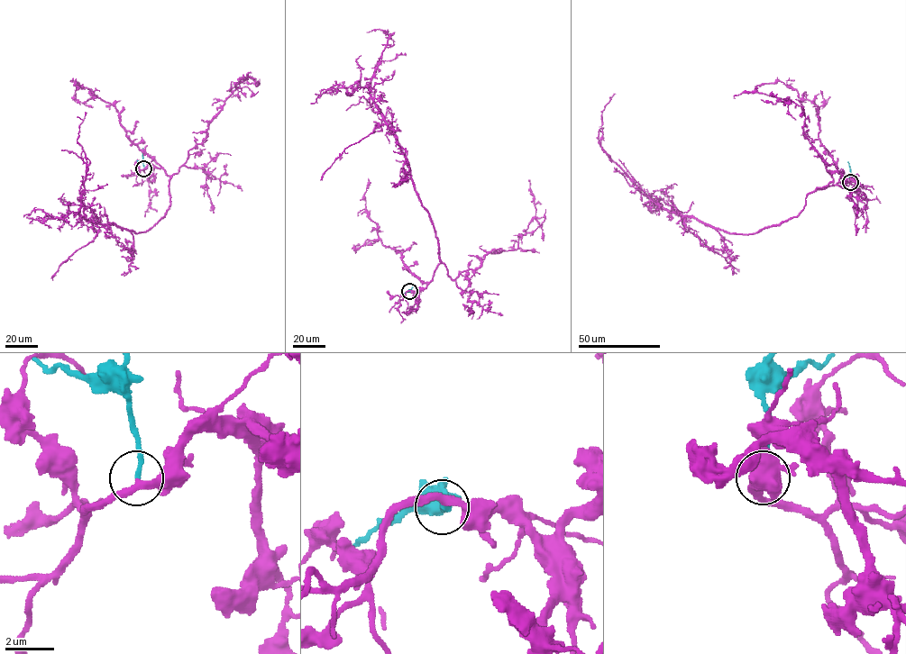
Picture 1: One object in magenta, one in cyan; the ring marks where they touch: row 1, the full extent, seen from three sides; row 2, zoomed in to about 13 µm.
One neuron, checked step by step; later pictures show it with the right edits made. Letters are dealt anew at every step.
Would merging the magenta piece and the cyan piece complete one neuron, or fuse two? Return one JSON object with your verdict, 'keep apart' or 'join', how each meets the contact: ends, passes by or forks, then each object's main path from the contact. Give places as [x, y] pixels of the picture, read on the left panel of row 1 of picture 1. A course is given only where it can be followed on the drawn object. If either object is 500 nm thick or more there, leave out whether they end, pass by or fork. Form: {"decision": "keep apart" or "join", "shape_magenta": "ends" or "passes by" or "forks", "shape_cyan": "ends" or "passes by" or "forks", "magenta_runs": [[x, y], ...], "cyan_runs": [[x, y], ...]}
{"decision": "join", "shape_magenta": "passes by", "shape_cyan": "ends", "magenta_runs": [[143, 168], [170, 177], [169, 208], [150, 230], [80, 215], [86, 157], [77, 138], [86, 112]], "cyan_runs": [[143, 168], [142, 148]]}

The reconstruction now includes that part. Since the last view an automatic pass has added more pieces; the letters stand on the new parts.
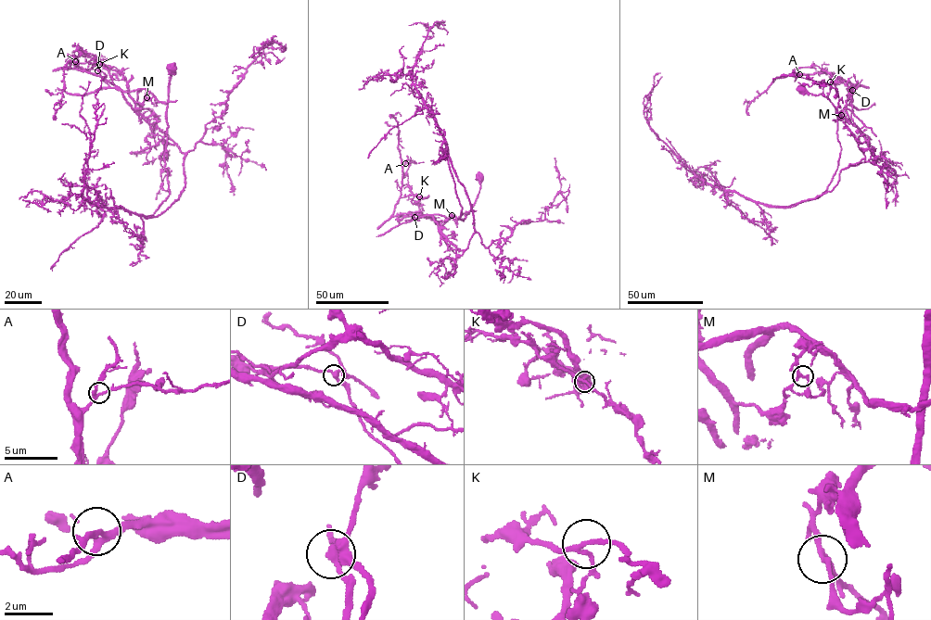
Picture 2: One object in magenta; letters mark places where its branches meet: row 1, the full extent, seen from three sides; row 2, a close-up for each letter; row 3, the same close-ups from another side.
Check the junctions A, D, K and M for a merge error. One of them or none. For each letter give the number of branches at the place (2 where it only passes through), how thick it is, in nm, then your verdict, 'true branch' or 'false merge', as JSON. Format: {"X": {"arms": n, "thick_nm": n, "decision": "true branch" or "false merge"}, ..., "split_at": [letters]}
{"A": {"arms": 3, "thick_nm": 240, "decision": "true branch"}, "D": {"arms": 3, "thick_nm": 240, "decision": "true branch"}, "K": {"arms": 3, "thick_nm": 160, "decision": "true branch"}, "M": {"arms": 3, "thick_nm": 190, "decision": "false merge"}, "split_at": ["M"]}

